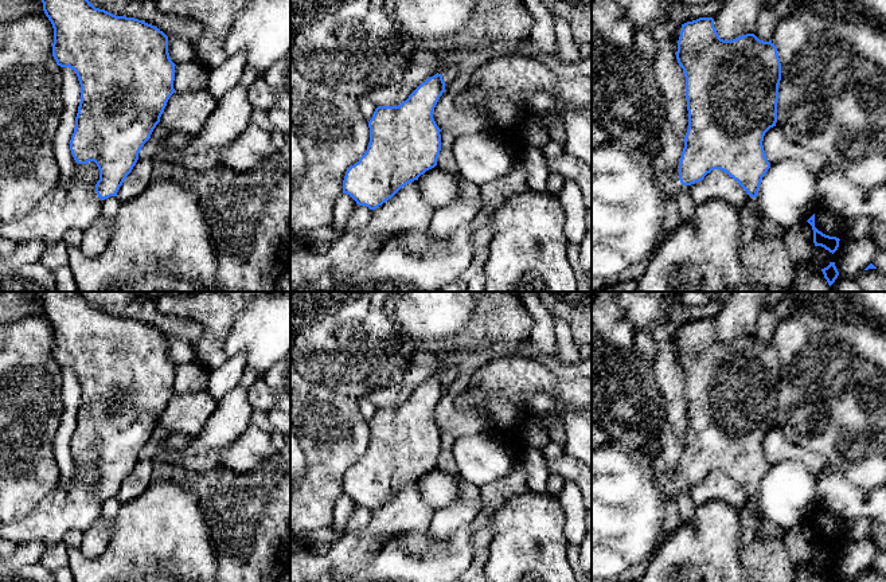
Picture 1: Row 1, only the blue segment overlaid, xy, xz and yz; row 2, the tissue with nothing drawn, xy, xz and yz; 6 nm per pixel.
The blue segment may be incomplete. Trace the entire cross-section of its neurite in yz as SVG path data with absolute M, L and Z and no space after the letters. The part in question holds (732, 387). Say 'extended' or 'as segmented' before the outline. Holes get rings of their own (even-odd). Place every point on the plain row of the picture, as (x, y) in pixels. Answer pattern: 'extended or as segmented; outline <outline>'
as segmented; outline M713 319L682 325L676 360L686 378L688 430L679 462L679 481L691 487L713 470L721 470L752 499L770 469L764 452L765 434L776 427L781 364L777 348L746 335L733 341L719 339Z

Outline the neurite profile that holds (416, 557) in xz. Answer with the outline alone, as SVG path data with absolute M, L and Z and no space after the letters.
M469 524L461 527L448 542L434 540L428 532L401 534L385 542L366 567L336 582L456 582L475 558L472 538Z

